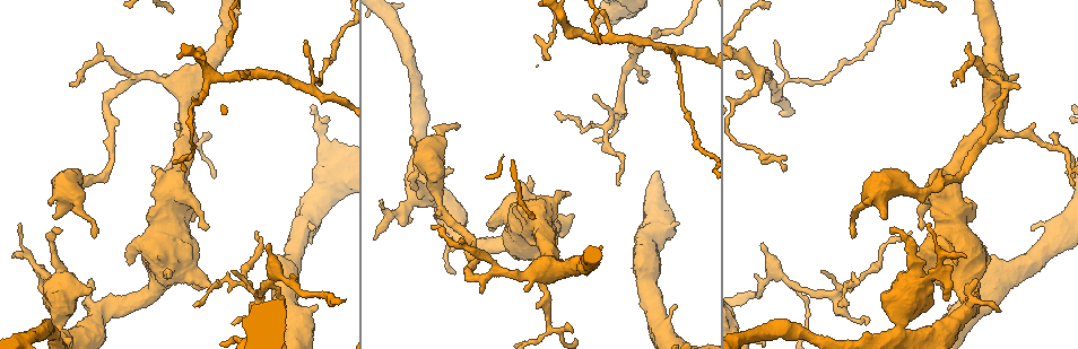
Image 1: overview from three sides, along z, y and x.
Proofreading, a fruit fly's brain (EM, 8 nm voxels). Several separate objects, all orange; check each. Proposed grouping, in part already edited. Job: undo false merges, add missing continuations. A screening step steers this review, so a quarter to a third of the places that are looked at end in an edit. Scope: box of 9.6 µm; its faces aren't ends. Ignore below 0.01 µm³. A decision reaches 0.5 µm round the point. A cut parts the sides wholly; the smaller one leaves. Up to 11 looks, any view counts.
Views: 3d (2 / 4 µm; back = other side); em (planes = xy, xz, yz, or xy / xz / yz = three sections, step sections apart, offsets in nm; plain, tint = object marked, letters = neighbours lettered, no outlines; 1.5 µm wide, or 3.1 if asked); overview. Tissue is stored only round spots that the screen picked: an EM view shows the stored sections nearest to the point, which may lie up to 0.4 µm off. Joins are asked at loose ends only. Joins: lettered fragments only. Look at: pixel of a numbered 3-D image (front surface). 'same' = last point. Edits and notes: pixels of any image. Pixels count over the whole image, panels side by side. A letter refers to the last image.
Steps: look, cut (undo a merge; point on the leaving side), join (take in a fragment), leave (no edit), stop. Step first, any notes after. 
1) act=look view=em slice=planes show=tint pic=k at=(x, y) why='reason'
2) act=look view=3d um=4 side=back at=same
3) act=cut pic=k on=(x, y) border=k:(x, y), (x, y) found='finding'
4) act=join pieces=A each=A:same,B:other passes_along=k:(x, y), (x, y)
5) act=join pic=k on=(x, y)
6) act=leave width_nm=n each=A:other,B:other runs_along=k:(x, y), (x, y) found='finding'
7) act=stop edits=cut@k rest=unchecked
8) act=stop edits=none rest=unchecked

act=look view=em slice=xy step=4 show=tint pic=1 at=(496, 220) why='thick turns thin'

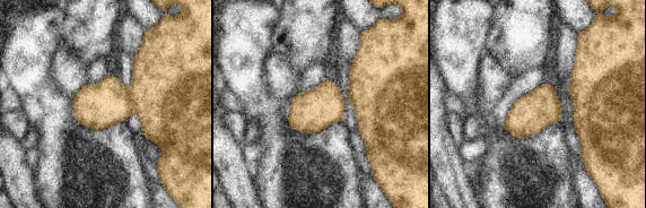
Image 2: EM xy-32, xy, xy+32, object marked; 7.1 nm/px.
act=look view=em slice=planes show=letters at=same why='another direction'

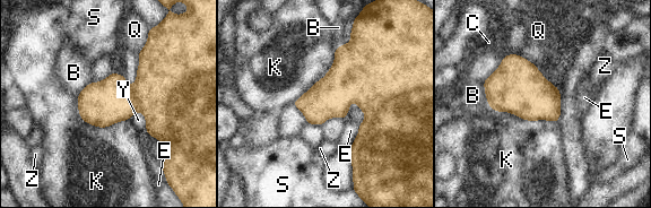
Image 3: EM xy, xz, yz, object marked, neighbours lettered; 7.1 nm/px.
act=leave each=B:other,C:other,E:other,K:other,Q:other,S:other,Y:other,Z:other border=3:(76, 95), (88, 123), (129, 120) found='continuous, no second neuron'

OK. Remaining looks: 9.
act=look view=em slice=yz step=8 show=tint pic=1 at=(516, 206) why='an open end'

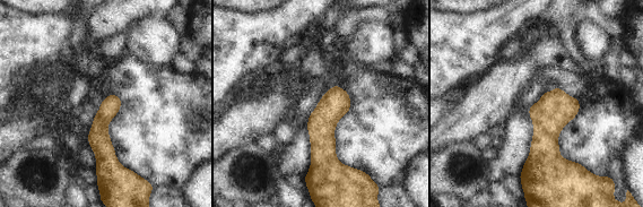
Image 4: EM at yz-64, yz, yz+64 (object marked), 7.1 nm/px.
act=look view=em slice=planes show=letters at=same why='another direction'

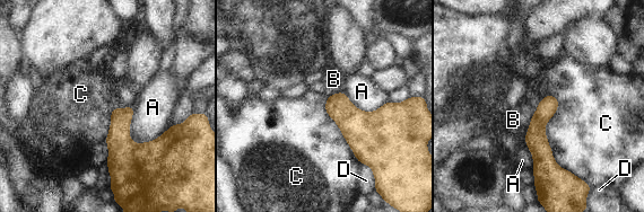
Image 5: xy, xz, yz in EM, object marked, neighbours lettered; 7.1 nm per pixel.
act=leave each=A:other,B:other,C:other,D:other found='none of them fits'

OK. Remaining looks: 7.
act=look view=em slice=planes show=tint pic=1 at=(527, 291) why='free end'

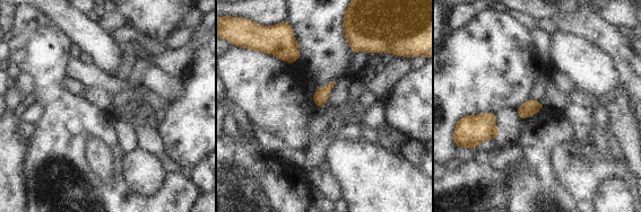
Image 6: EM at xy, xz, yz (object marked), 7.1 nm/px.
act=look view=em slice=planes show=letters at=same why='what lies round it'

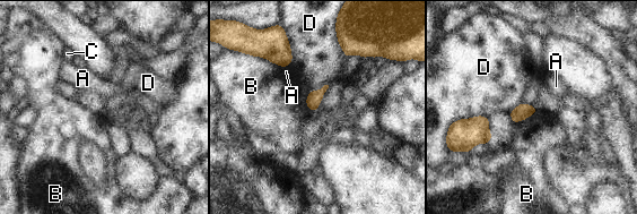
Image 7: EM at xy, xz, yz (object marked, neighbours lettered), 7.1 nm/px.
act=leave each=A:other,B:other,C:other,D:other border=7:(537, 111), (514, 123) found='none of them fits'

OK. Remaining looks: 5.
act=look view=3d um=2 pic=1 at=(947, 300) why='branch stops here'

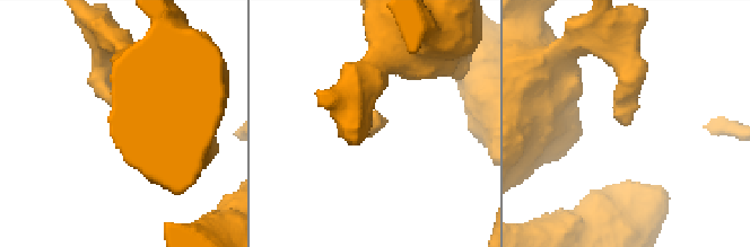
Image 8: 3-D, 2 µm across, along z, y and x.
act=look view=em slice=planes show=letters pic=8 at=(621, 121)

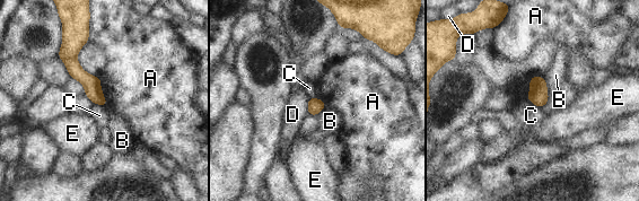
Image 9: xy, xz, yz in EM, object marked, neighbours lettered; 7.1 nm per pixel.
act=leave width_nm=110 each=A:other,B:other,C:other,D:other,E:other border=9:(527, 98), (541, 108) found='no lettered fragment goes on from it'

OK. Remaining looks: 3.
act=stop edits=none rest=unchecked

